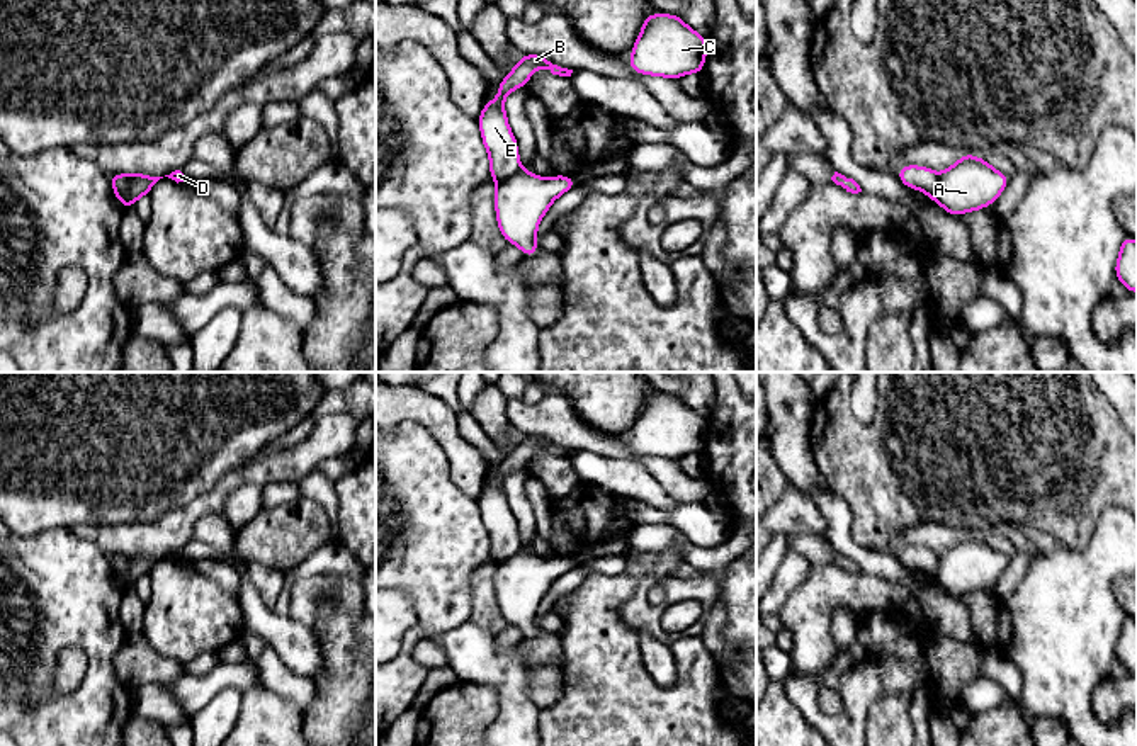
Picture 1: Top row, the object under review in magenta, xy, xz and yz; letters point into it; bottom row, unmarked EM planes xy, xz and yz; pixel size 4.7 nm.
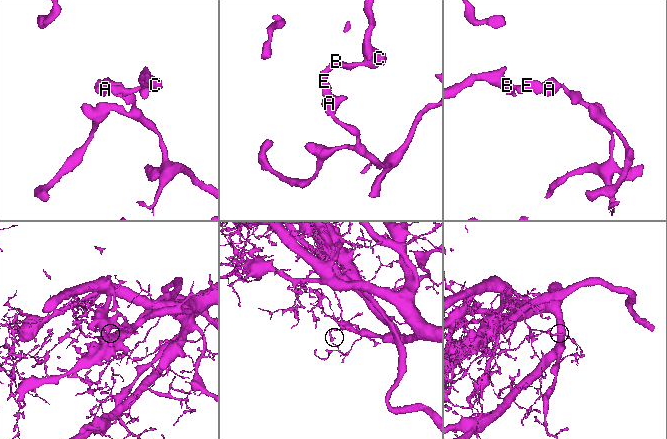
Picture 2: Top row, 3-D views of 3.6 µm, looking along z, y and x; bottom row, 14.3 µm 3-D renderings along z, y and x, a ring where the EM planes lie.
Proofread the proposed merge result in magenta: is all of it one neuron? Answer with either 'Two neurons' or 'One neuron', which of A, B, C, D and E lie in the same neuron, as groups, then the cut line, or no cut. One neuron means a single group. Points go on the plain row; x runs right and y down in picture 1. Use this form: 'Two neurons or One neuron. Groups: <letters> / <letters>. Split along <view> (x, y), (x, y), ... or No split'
Two neurons. Groups: A D / B C E. Split along xy (131, 556), (128, 576), (121, 583)

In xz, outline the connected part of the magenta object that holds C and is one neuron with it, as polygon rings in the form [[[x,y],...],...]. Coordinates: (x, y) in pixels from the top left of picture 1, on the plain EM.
[[[648,394],[632,427],[629,447],[639,455],[682,459],[702,454],[709,421],[680,396]]]

